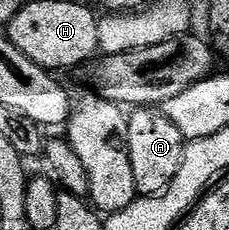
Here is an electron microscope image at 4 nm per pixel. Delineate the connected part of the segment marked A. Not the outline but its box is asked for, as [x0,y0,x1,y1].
[127,107,187,197]

